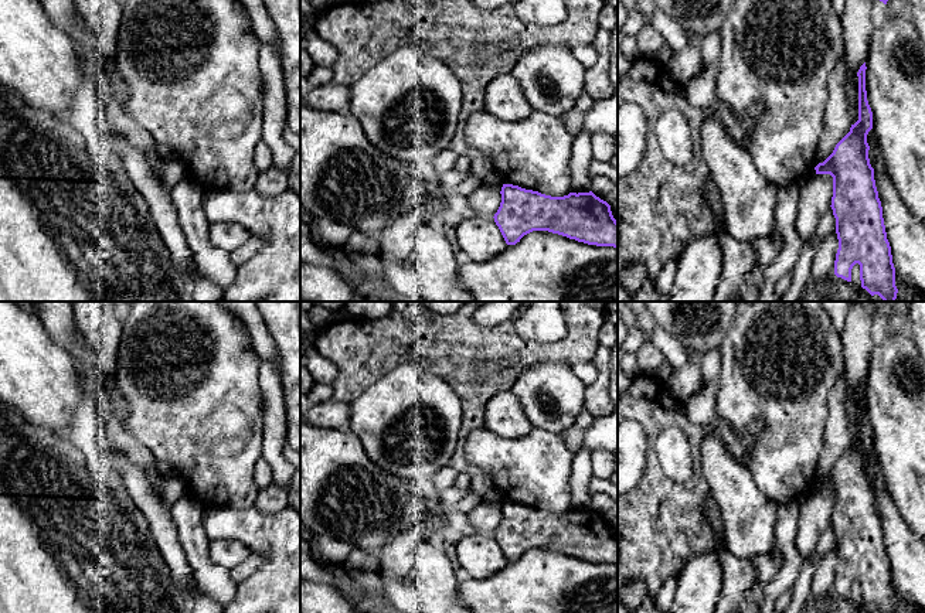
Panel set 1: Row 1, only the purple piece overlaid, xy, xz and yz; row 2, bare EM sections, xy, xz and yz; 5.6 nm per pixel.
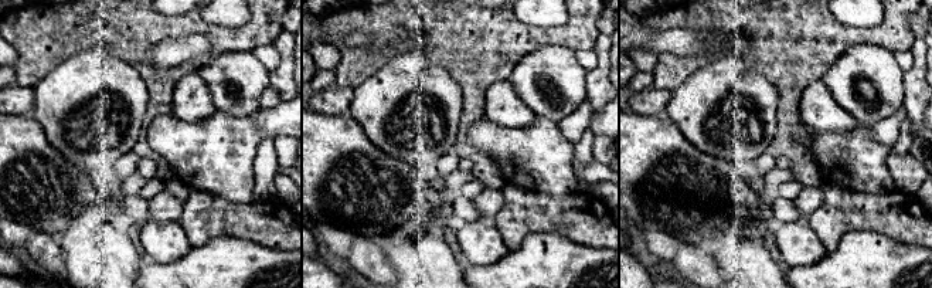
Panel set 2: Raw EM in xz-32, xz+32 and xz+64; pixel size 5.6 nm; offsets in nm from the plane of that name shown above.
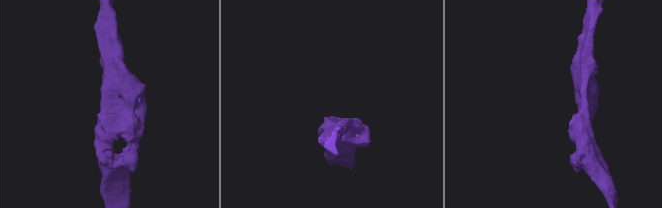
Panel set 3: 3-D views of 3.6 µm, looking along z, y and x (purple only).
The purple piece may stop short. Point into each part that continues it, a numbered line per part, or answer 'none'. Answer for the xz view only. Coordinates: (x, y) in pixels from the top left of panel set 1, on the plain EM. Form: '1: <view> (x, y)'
none

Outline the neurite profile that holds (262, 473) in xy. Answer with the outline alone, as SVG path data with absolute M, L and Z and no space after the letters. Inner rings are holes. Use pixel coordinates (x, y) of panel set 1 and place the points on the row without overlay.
M261 457L254 467L254 484L258 490L268 487L273 481L273 471L269 463Z

